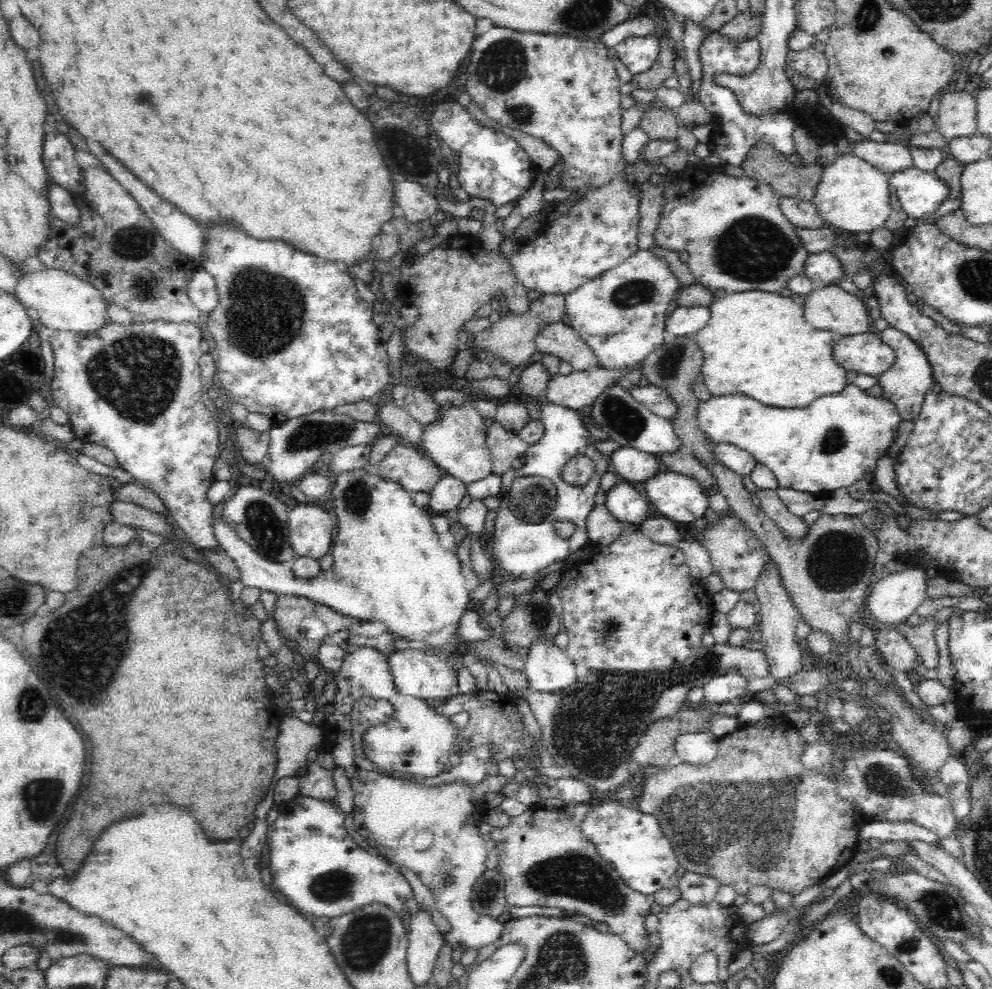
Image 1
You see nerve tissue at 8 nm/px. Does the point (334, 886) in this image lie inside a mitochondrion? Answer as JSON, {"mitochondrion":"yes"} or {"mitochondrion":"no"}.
{"mitochondrion":"yes"}

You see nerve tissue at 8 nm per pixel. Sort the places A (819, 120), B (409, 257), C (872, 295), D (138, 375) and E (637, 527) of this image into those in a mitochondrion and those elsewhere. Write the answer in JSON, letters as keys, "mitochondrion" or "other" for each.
{"A":"other","B":"other","C":"other","D":"mitochondrion","E":"other"}

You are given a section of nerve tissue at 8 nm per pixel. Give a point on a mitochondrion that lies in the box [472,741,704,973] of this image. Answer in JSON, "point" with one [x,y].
{"point":[576,875]}

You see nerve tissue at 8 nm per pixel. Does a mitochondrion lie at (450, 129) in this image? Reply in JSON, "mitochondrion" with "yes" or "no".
{"mitochondrion":"no"}

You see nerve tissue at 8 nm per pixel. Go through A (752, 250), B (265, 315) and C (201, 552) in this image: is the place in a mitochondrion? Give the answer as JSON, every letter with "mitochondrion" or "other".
{"A":"mitochondrion","B":"mitochondrion","C":"other"}

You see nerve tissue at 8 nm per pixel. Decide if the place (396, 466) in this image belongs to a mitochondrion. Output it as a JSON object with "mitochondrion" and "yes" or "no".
{"mitochondrion":"no"}

